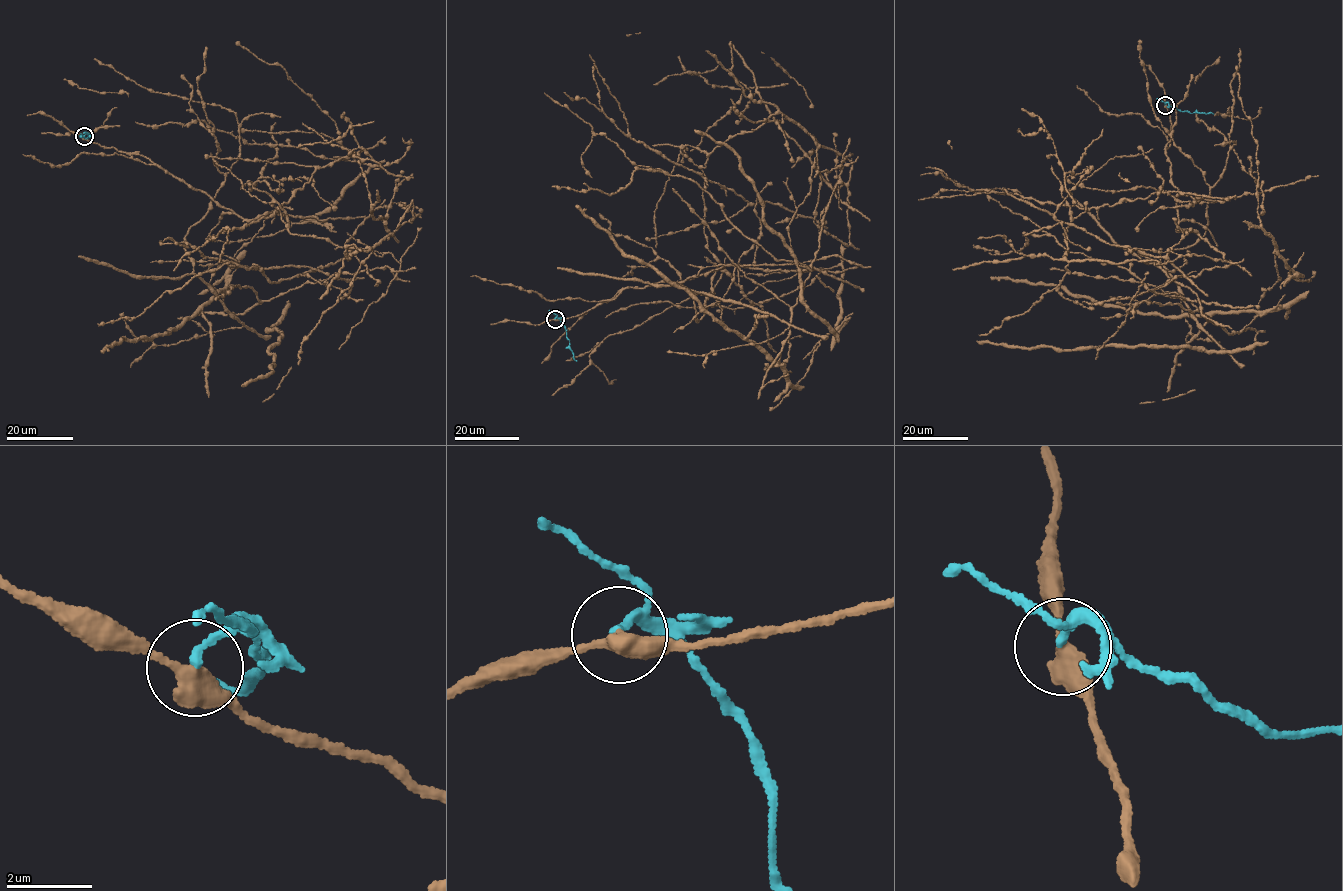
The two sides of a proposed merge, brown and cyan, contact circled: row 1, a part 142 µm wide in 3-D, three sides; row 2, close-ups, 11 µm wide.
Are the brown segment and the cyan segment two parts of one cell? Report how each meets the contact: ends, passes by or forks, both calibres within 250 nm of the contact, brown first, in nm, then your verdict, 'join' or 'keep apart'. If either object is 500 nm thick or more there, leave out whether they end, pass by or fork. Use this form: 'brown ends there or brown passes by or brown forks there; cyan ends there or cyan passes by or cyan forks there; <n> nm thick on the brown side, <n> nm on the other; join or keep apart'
brown passes by; cyan ends there; 440 nm thick on the brown side, 180 nm on the other; keep apart

